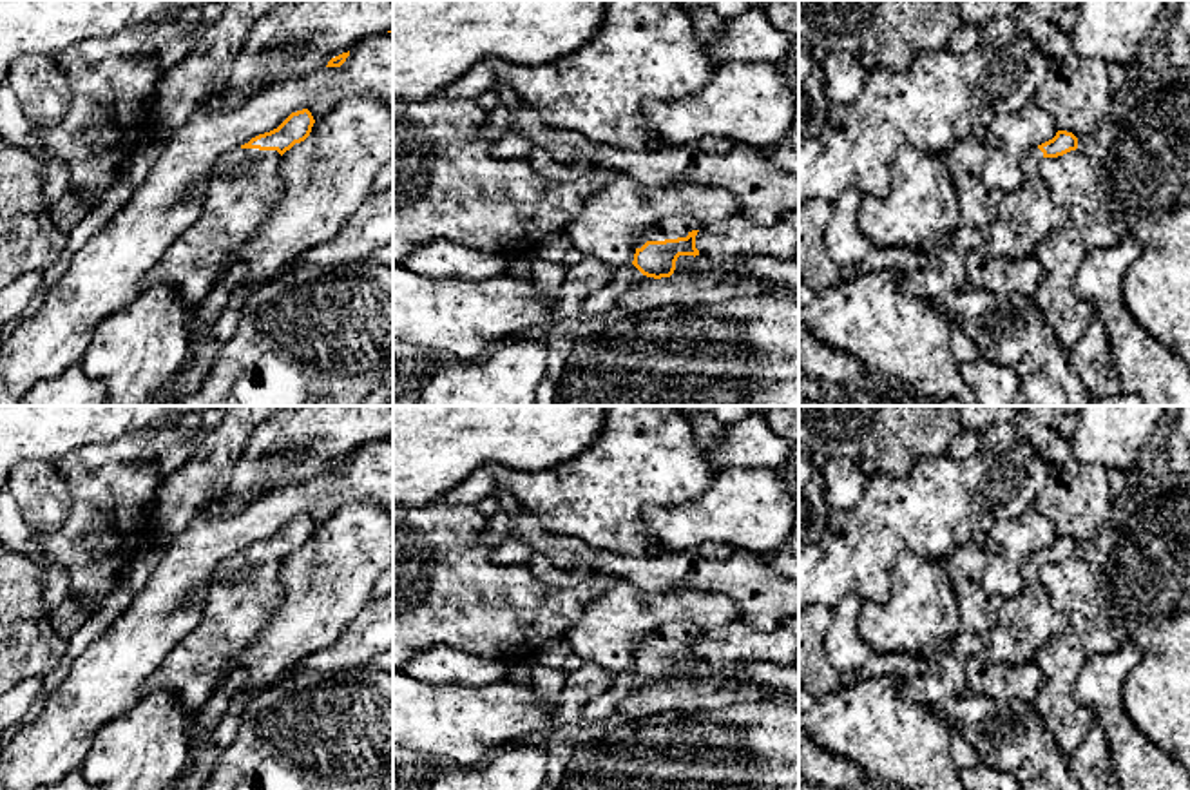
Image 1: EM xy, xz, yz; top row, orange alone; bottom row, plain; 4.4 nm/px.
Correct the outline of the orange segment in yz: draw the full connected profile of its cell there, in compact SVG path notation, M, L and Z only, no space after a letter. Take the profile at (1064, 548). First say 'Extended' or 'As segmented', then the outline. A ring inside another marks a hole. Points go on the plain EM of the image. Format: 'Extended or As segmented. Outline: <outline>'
Extended. Outline: M1058 536L1052 545L1025 556L1020 565L1020 591L1005 602L998 621L985 632L958 631L936 656L871 652L859 672L840 674L839 685L889 674L902 681L904 699L938 708L969 690L965 665L974 656L1002 667L1032 663L1047 641L1067 629L1067 620L1052 607L1051 596L1038 580L1038 569L1076 554L1078 544Z

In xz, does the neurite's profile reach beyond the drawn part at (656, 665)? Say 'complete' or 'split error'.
split error

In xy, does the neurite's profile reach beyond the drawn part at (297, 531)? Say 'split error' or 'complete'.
split error

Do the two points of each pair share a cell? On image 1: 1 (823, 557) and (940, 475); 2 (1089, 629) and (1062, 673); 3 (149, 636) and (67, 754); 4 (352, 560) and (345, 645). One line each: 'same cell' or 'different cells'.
1: same cell
2: different cells
3: same cell
4: different cells

